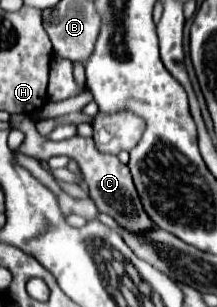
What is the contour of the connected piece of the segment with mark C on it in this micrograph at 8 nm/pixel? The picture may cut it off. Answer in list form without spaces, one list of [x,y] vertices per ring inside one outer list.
[[[23,117],[21,131],[25,133],[25,141],[17,149],[17,153],[23,153],[23,155],[33,157],[37,161],[49,161],[55,155],[67,155],[67,157],[75,159],[79,169],[81,169],[81,173],[83,173],[83,177],[85,177],[85,183],[89,187],[89,195],[97,205],[97,211],[111,215],[117,221],[119,229],[125,229],[125,231],[131,231],[131,233],[149,233],[151,229],[155,229],[155,223],[151,221],[151,217],[147,217],[147,213],[145,213],[145,209],[141,205],[141,199],[139,199],[137,189],[133,185],[129,167],[123,165],[115,155],[99,153],[95,149],[93,139],[85,139],[85,137],[79,137],[79,135],[75,135],[75,137],[71,137],[67,141],[57,141],[57,143],[49,141],[43,135],[37,133],[35,123],[29,117]]]

